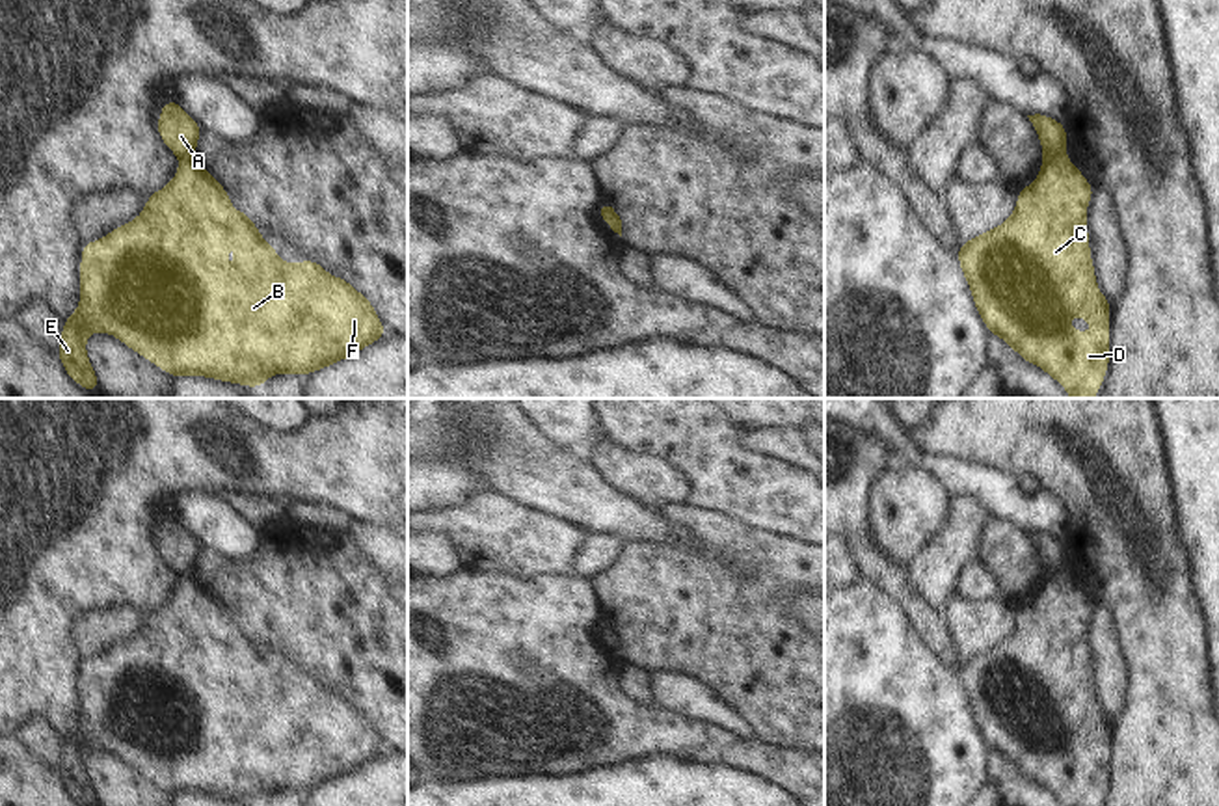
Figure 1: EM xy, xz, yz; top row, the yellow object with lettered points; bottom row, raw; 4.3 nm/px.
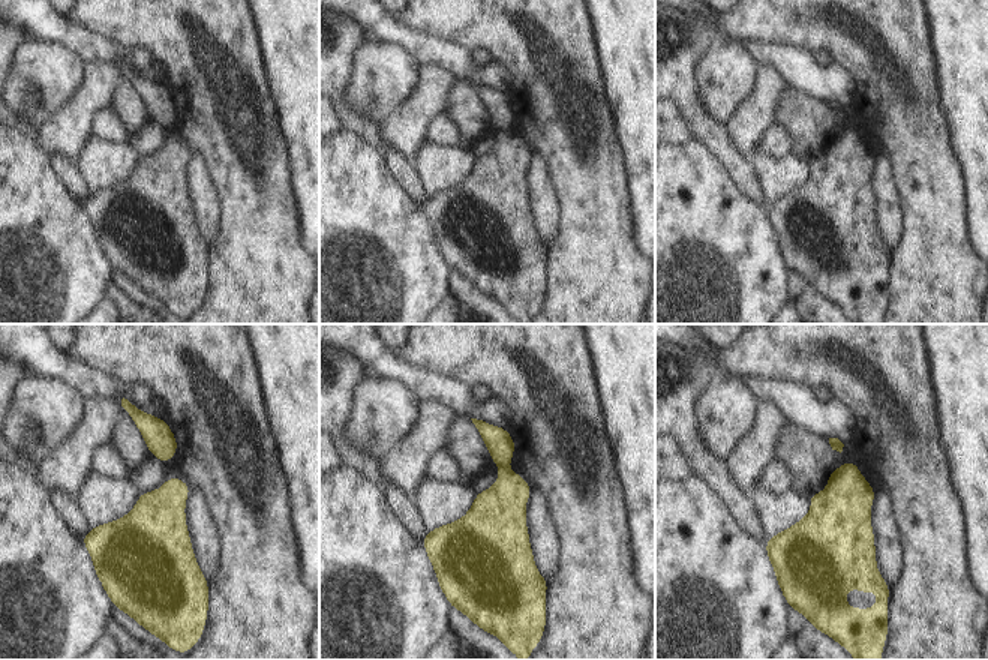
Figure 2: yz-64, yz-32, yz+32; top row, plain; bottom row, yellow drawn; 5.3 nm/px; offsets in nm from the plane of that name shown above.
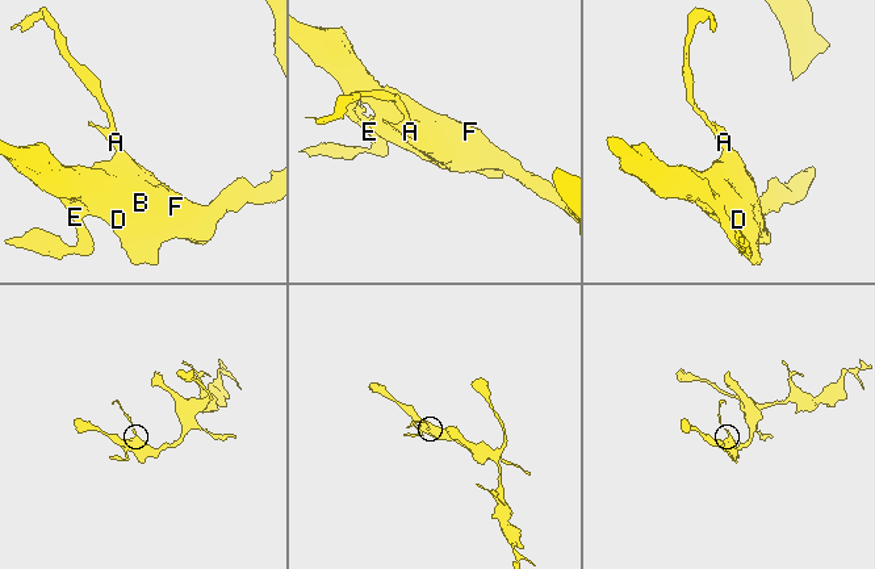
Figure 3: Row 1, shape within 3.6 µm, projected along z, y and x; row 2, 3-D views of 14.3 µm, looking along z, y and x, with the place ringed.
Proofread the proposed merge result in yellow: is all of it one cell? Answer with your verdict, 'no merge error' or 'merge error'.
merge error

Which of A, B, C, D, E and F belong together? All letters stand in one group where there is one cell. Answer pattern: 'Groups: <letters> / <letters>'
Groups: A / B C D E F.

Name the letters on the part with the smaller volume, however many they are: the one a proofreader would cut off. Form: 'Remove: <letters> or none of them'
Remove: A

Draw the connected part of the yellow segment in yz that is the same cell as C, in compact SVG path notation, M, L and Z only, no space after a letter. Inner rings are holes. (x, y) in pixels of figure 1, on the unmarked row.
M1065 570L1044 575L1037 598L1018 605L1012 633L957 665L988 750L1001 754L1022 776L1046 787L1065 806L1100 806L1109 782L1111 717L1098 711L1085 638L1092 612L1094 605ZM1074 732L1085 733L1098 746L1068 746L1066 739Z

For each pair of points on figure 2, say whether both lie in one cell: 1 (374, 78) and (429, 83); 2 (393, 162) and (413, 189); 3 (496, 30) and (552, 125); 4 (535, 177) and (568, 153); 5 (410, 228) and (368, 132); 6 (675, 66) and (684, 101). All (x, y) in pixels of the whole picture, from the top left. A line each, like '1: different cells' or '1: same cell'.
1: different cells
2: same cell
3: same cell
4: different cells
5: different cells
6: same cell

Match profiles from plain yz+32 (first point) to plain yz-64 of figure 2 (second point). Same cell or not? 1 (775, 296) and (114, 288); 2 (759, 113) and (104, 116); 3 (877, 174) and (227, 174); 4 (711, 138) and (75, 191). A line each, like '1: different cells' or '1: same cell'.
1: different cells
2: different cells
3: different cells
4: same cell

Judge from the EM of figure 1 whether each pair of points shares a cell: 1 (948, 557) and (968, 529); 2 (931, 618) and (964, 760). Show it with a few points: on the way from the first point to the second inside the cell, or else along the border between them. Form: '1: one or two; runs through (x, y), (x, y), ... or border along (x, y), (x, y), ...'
1: one; runs through (950, 550), (961, 537)
2: two; border along (912, 628), (931, 652), (955, 669)

